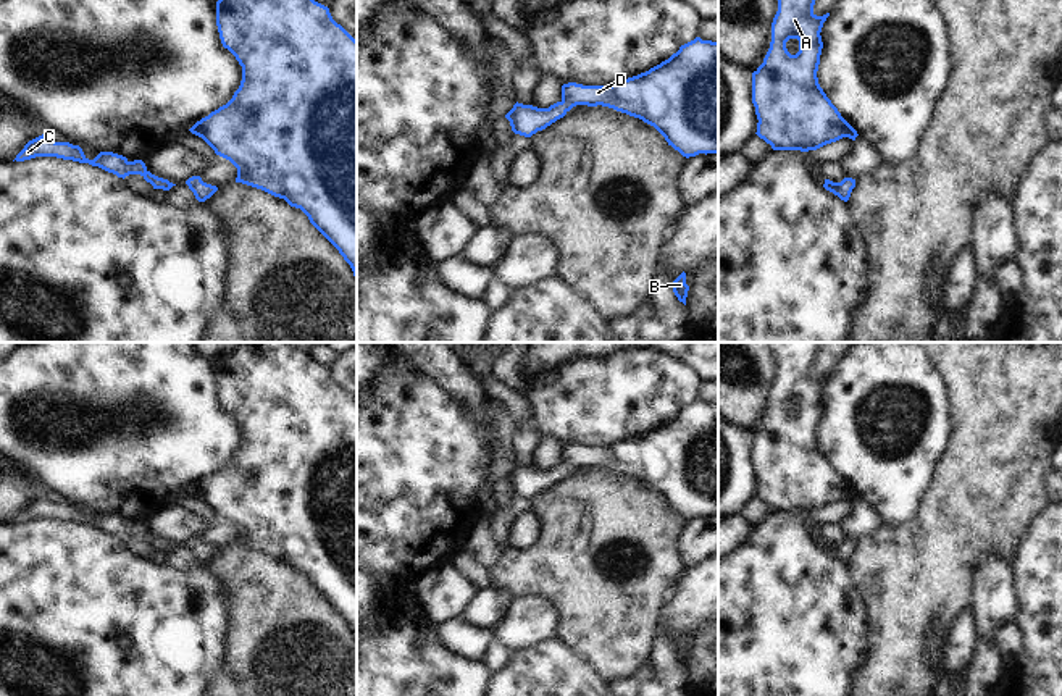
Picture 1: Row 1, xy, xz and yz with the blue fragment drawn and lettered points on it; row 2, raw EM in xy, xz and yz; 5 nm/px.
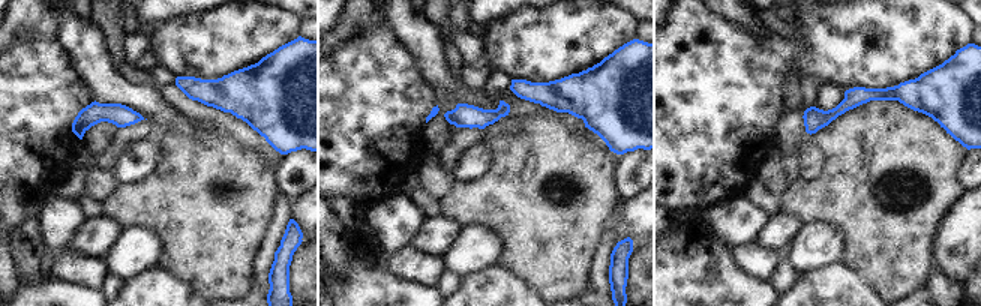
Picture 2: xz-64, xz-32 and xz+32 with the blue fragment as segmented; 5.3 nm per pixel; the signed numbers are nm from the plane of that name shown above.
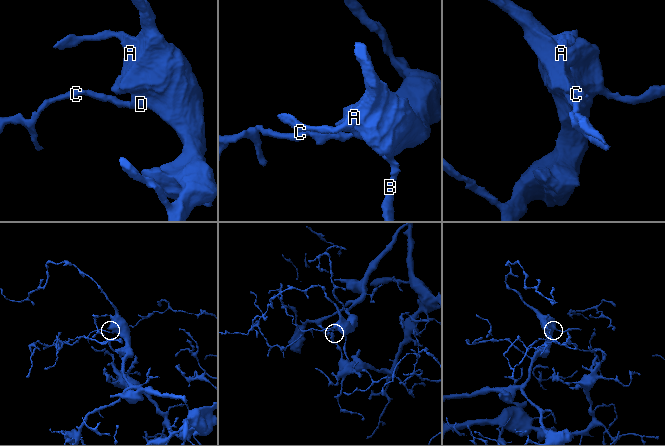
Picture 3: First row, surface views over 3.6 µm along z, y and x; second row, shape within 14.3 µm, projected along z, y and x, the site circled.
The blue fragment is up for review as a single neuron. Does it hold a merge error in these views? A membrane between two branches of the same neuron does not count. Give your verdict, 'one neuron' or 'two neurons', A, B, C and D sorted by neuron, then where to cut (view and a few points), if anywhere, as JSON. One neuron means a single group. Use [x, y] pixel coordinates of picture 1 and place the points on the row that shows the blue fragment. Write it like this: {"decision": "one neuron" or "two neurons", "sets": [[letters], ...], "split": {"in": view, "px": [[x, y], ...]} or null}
{"decision": "one neuron", "sets": [["A", "B", "C", "D"]], "split": null}

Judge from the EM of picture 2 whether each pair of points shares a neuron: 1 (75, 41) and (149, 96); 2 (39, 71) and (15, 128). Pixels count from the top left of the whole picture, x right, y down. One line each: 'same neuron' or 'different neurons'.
1: same neuron
2: same neuron

